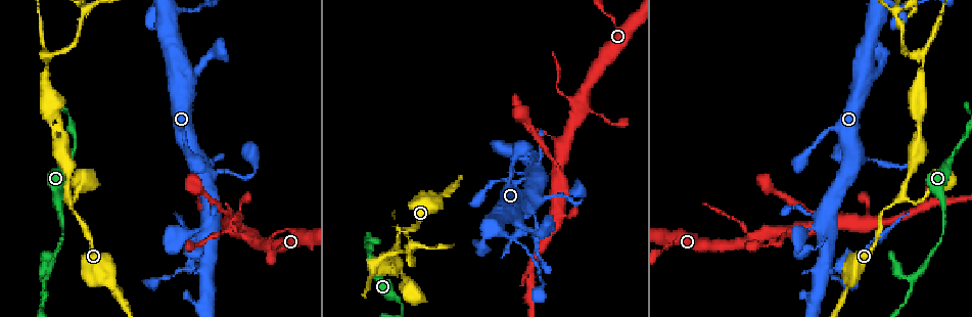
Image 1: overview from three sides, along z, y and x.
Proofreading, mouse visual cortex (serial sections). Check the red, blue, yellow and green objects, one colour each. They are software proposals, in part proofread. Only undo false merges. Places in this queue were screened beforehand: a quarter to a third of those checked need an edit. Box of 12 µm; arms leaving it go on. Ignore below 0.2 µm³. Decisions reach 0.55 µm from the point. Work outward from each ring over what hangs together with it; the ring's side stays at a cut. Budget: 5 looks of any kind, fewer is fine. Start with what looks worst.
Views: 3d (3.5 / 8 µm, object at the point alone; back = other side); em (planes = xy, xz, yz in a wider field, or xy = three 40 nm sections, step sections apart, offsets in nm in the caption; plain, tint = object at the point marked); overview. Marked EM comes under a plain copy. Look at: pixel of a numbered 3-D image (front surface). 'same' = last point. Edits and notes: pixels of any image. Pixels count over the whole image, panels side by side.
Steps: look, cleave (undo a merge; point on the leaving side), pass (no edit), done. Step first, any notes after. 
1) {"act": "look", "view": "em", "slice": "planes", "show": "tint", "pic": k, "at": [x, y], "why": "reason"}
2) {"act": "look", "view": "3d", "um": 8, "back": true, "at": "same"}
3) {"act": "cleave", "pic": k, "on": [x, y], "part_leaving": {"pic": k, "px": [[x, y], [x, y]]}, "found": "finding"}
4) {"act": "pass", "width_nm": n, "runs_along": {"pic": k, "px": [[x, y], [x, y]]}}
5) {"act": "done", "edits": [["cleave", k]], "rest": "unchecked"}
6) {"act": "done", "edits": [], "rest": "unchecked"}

{"act": "look", "view": "3d", "um": 3.5, "pic": 1, "at": [372, 272]}

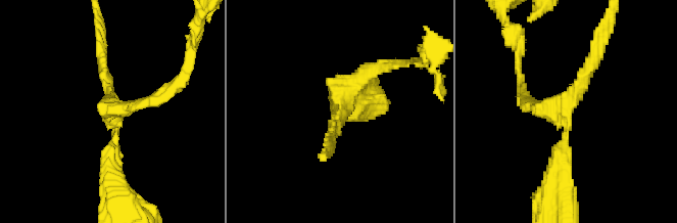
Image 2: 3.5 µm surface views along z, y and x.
{"act": "look", "view": "em", "slice": "xy", "step": 1, "show": "tint", "pic": 2, "at": [564, 114], "arms": 3, "arm_widths_nm": [200, 200, 300], "why": "need the tissue"}

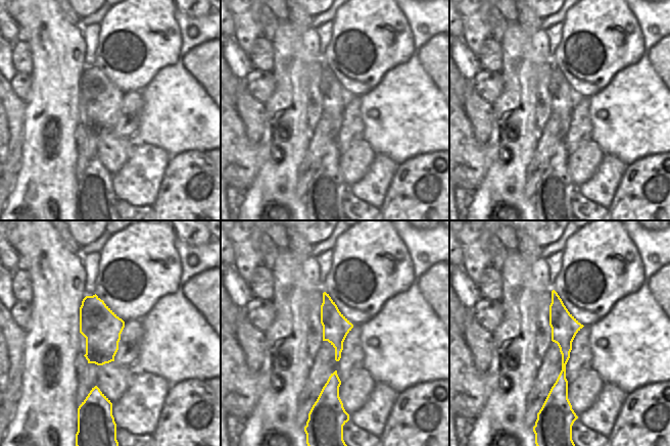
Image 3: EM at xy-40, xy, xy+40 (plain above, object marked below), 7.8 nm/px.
{"act": "pass", "runs_along": {"pic": 3, "px": [[554, 294], [565, 343], [558, 402]]}, "found": "continuous, no second cell"}

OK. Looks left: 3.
{"act": "look", "view": "3d", "um": 3.5, "pic": 1, "at": [894, 13], "why": "four arms meet"}

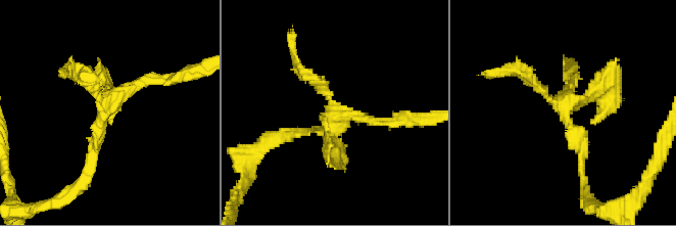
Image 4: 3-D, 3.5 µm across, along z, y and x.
{"act": "look", "view": "em", "slice": "xy", "step": 2, "show": "tint", "pic": 4, "at": [329, 115], "why": "shape alone is not enough"}

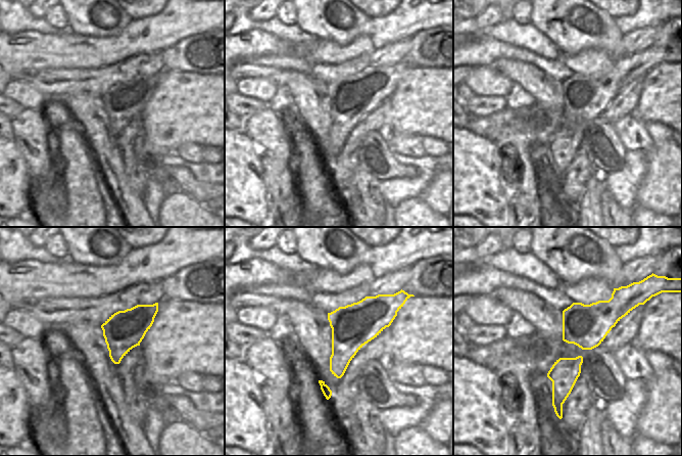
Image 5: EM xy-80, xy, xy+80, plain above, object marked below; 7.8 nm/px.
{"act": "pass", "runs_along": {"pic": 4, "px": [[81, 175], [109, 96]]}, "found": "continuous, no second cell"}

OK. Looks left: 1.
{"act": "done", "edits": [], "rest": "unchecked"}

